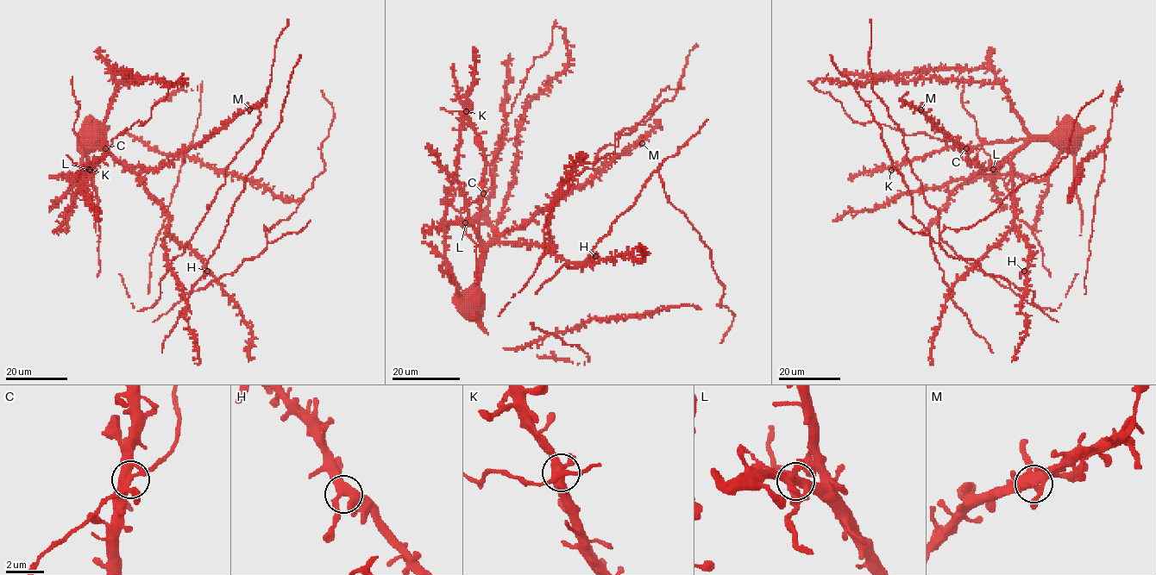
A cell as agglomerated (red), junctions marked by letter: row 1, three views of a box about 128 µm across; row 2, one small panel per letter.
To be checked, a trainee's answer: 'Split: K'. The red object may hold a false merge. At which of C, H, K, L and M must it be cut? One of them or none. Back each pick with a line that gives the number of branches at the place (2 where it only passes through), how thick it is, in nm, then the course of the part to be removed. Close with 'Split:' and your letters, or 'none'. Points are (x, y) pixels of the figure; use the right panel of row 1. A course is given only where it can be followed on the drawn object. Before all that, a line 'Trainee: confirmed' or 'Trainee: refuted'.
Trainee: confirmed
K: Branches: 5. Thickness 380 nm. Course of the part to remove: (891, 169), (893, 169), (892, 163), (888, 154)
Split: K

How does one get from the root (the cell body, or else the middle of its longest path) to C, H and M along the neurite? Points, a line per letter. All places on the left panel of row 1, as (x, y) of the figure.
C: (93, 134), (97, 145), (103, 139), (100, 141), (105, 148)
H: (93, 134), (97, 145), (102, 140), (139, 177), (145, 190), (168, 216), (168, 233), (190, 247), (207, 271)
M: (93, 134), (97, 145), (102, 140), (124, 165), (156, 168), (167, 164), (182, 150), (201, 145), (249, 109)

